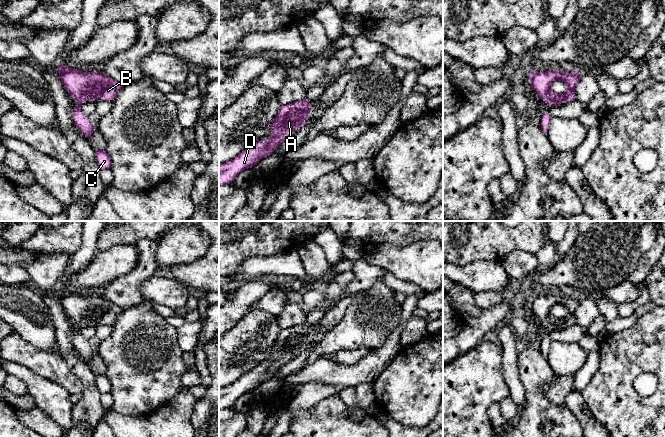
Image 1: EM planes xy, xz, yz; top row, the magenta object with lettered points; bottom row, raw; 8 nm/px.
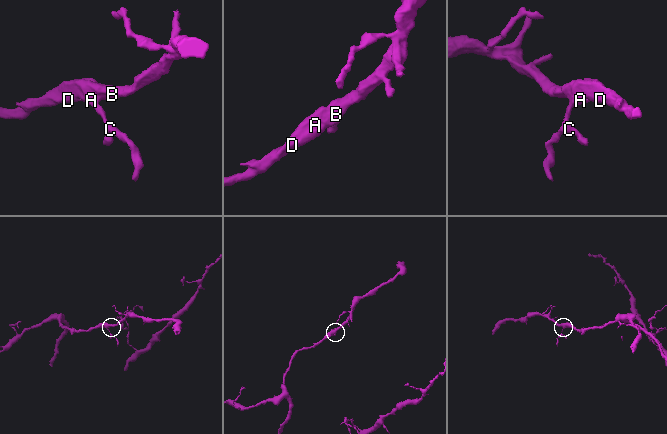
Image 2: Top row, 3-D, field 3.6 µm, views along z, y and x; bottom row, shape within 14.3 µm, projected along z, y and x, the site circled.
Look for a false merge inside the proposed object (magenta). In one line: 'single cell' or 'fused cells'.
single cell

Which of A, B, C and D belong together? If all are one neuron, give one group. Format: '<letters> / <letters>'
A B C D

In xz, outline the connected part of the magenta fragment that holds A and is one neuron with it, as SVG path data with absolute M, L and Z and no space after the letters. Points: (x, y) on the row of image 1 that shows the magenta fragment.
M306 98L281 105L278 114L272 119L269 139L256 142L233 160L219 165L219 186L230 184L240 172L252 168L261 159L273 154L274 150L292 136L296 129L305 125L311 109L311 104Z

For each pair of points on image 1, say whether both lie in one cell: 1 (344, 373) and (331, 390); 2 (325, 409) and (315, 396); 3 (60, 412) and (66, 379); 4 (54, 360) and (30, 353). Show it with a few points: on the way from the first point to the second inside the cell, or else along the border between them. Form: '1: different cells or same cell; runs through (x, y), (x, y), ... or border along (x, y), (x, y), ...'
1: different cells; border along (312, 381), (325, 384), (340, 384), (345, 387)
2: different cells; border along (336, 394), (327, 396), (312, 407), (298, 412)
3: different cells; border along (42, 378), (58, 383), (70, 394)
4: same cell; runs through (48, 360), (36, 359)

